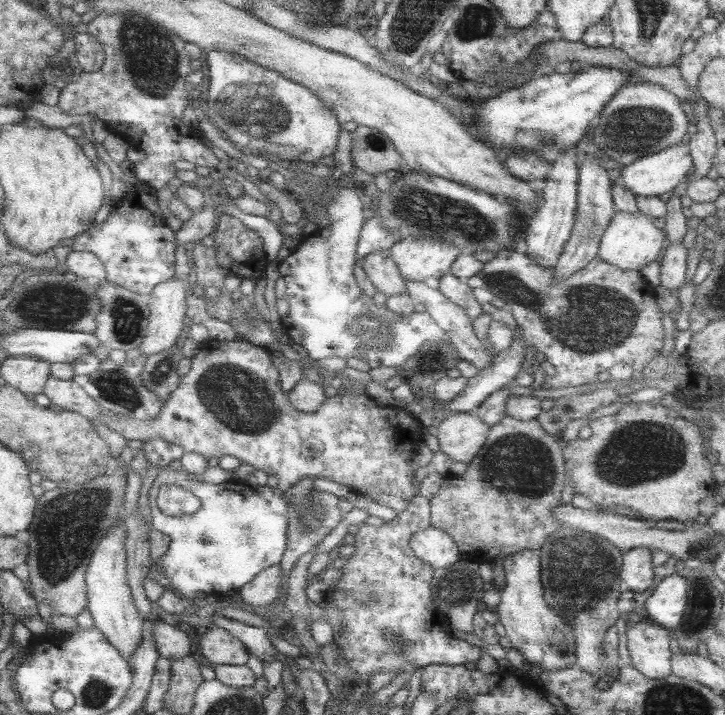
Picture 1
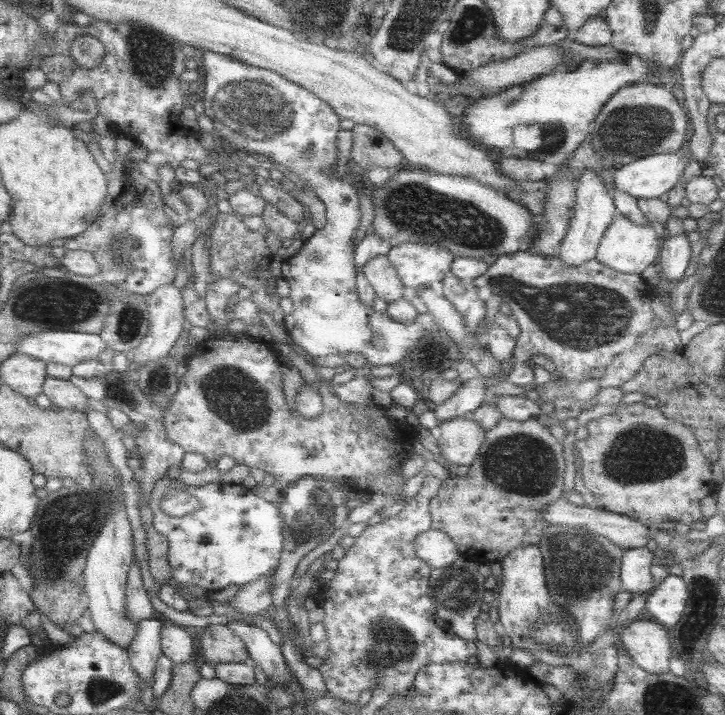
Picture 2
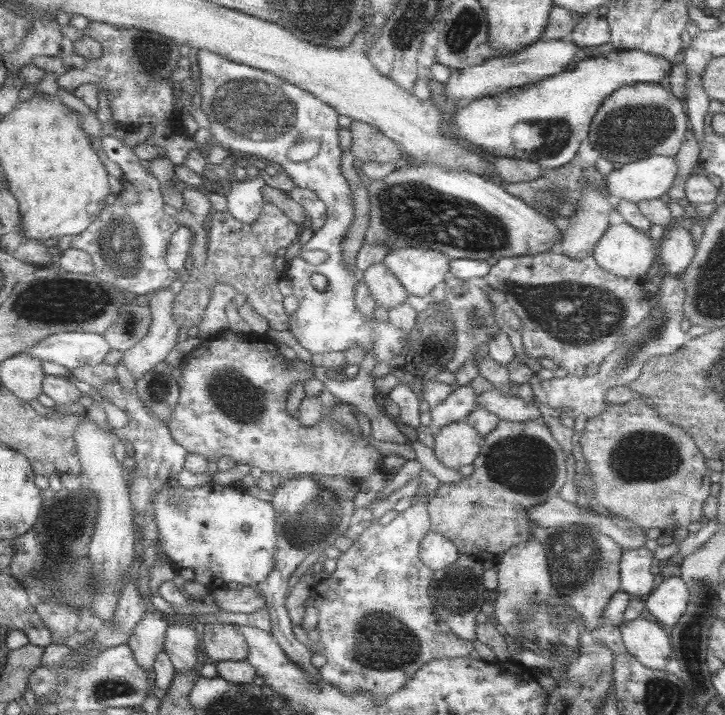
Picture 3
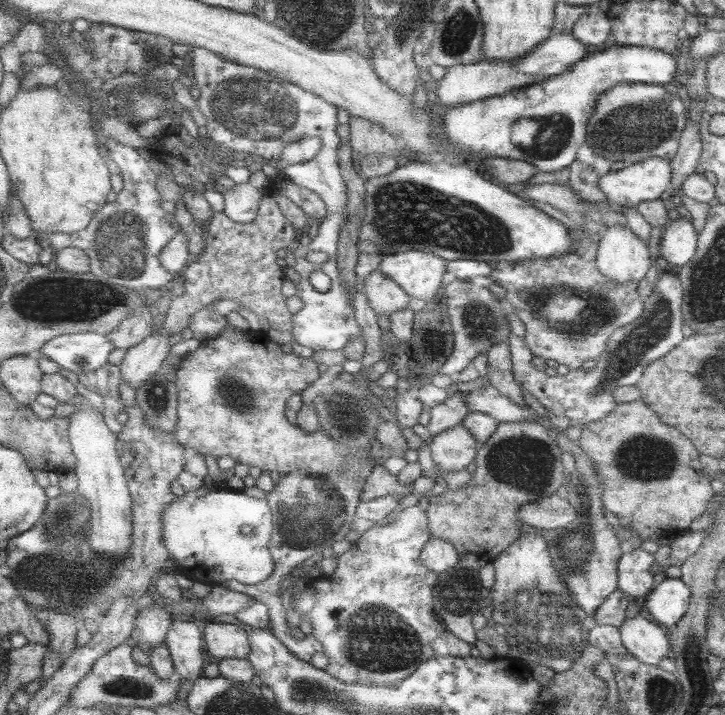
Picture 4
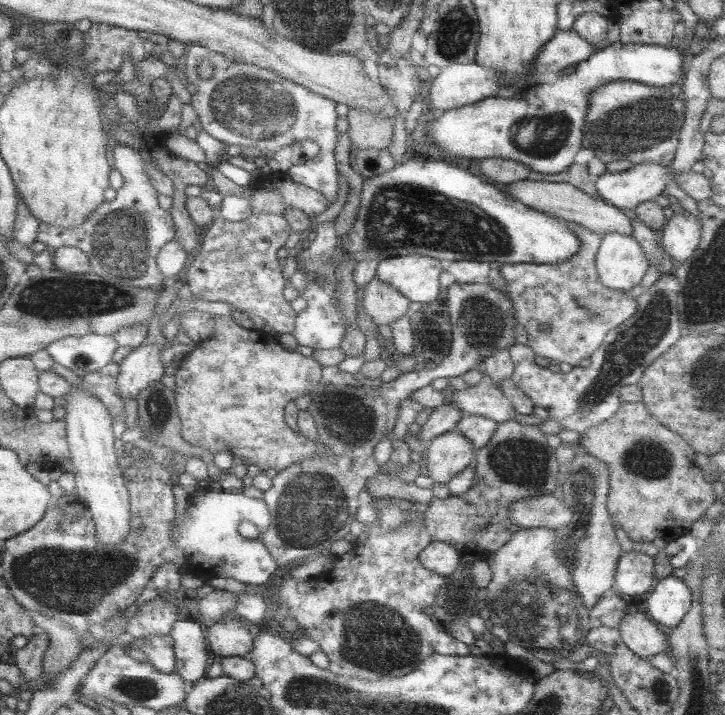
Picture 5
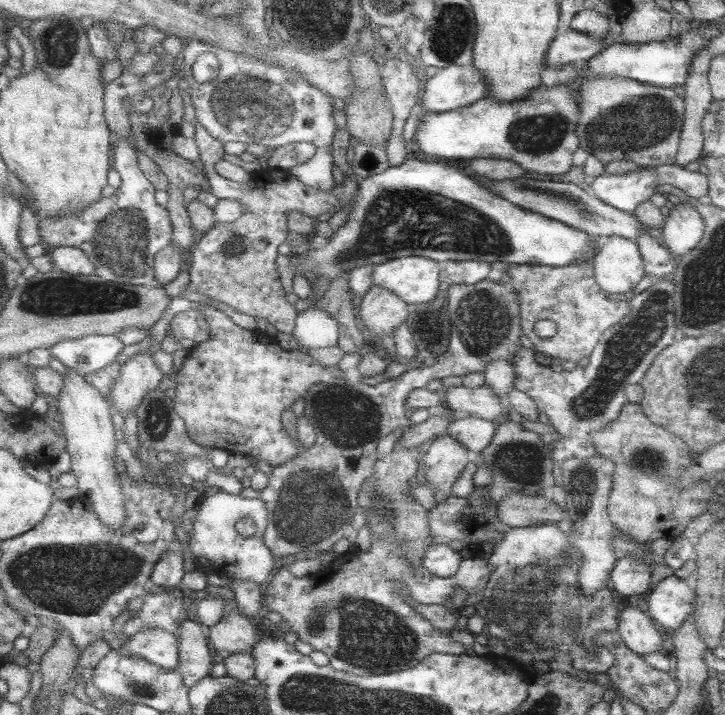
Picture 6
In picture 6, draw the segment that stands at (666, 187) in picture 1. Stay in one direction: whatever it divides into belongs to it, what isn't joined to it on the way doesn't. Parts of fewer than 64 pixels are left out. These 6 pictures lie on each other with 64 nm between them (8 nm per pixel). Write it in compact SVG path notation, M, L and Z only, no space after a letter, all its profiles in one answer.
M641 166L639 170L627 174L597 176L591 182L591 194L607 206L631 214L637 208L637 204L647 202L655 194L655 188L659 184L661 182L657 172L651 166Z

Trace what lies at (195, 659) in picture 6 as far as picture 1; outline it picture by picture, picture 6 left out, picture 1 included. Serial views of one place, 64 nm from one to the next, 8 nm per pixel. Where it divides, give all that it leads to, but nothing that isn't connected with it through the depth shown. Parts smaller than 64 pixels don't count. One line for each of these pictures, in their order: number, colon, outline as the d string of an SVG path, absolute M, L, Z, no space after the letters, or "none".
1: M171 620L153 622L153 634L155 634L155 642L157 642L157 648L159 648L161 658L173 662L173 660L179 660L179 658L189 656L193 642Z
2: M167 622L163 630L163 652L175 664L191 662L195 652L195 640L183 626L175 626Z
3: M181 622L171 624L165 640L165 652L171 656L177 672L187 672L195 668L195 664L199 662L197 646L199 646L199 638L191 624L187 626Z
4: M175 622L169 636L167 636L167 646L171 650L171 658L177 666L177 672L173 680L199 680L203 676L203 638L205 632L199 630L195 622Z
5: M197 618L193 620L179 620L171 632L173 636L173 644L175 644L175 654L177 654L177 670L175 674L185 678L189 686L193 686L195 682L199 682L201 678L207 676L207 666L209 666L209 658L211 654L207 654L209 650L209 642L207 642L207 634L201 628L201 622Z

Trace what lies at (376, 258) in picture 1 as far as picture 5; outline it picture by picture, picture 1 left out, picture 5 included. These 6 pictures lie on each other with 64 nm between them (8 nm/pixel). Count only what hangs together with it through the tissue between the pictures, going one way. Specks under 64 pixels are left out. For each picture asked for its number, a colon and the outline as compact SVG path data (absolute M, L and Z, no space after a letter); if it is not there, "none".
2: M377 256L361 270L365 272L365 278L373 284L373 290L377 292L377 296L383 298L387 304L397 302L405 296L411 296L405 284L401 282L401 274L397 272L389 256Z
3: M385 262L373 264L361 276L365 278L365 284L369 284L369 292L377 306L385 308L387 312L407 302L409 292L403 288L403 284L397 280L397 274L393 274L393 270L389 270Z
4: M381 268L375 270L367 280L363 280L363 288L371 302L371 308L377 314L385 314L387 318L397 314L399 310L405 310L411 300L411 296Z
5: M379 278L365 284L365 290L361 292L365 312L373 318L377 326L393 326L399 318L407 316L411 300L405 298L399 290L393 288L393 284L387 284Z

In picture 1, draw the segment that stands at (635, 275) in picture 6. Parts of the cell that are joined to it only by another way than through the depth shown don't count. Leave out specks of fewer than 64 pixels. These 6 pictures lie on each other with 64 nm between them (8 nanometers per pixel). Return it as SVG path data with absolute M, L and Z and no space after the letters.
M615 212L613 218L609 220L609 226L605 226L601 234L597 258L619 270L639 272L651 260L659 260L663 248L665 248L665 234L663 230L653 226L651 218L647 218L641 212Z

